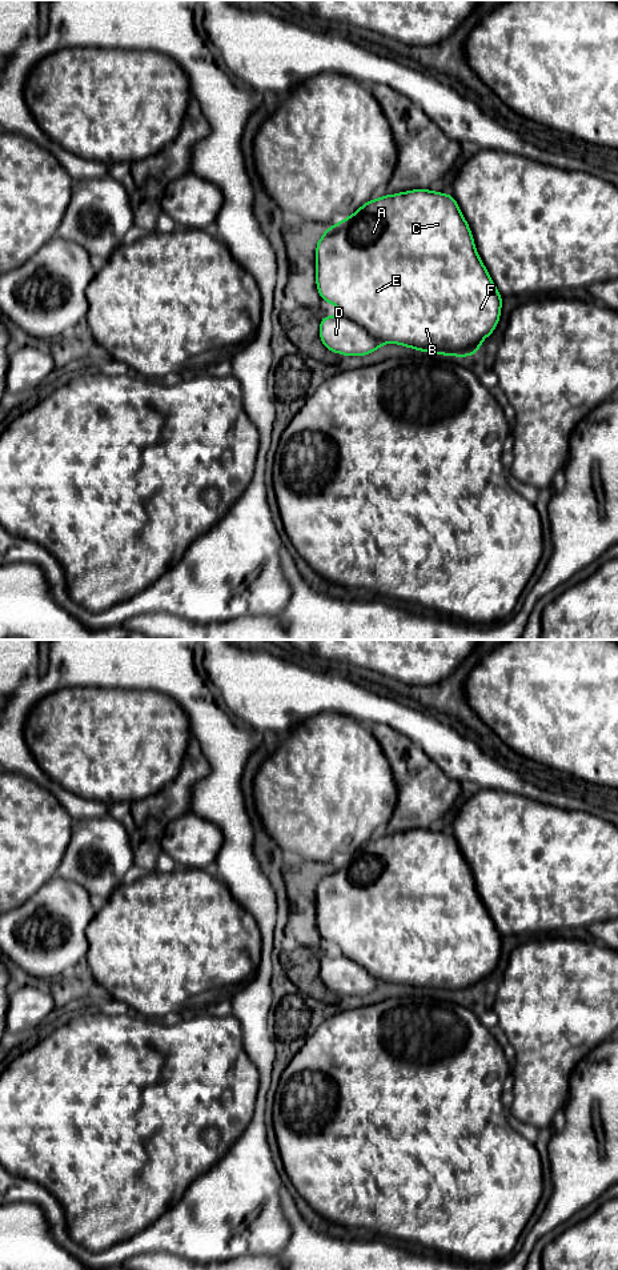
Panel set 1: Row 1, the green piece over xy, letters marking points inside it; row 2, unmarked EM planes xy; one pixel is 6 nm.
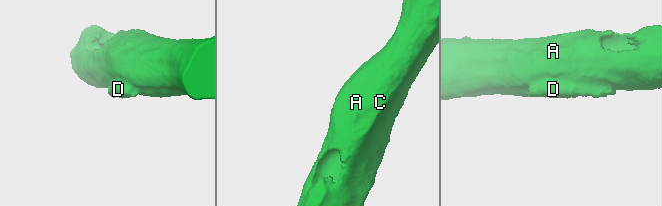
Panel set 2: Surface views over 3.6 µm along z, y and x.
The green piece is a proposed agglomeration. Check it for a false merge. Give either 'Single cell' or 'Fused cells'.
Fused cells

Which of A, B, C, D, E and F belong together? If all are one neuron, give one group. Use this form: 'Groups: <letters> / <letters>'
Groups: A B C E F / D

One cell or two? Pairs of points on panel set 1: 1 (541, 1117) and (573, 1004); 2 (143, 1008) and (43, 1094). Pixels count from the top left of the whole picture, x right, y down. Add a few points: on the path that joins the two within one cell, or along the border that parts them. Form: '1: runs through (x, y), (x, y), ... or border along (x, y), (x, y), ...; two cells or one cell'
1: runs through (541, 1089), (541, 1073), (550, 1032); one cell
2: border along (139, 1014), (143, 1018); two cells

